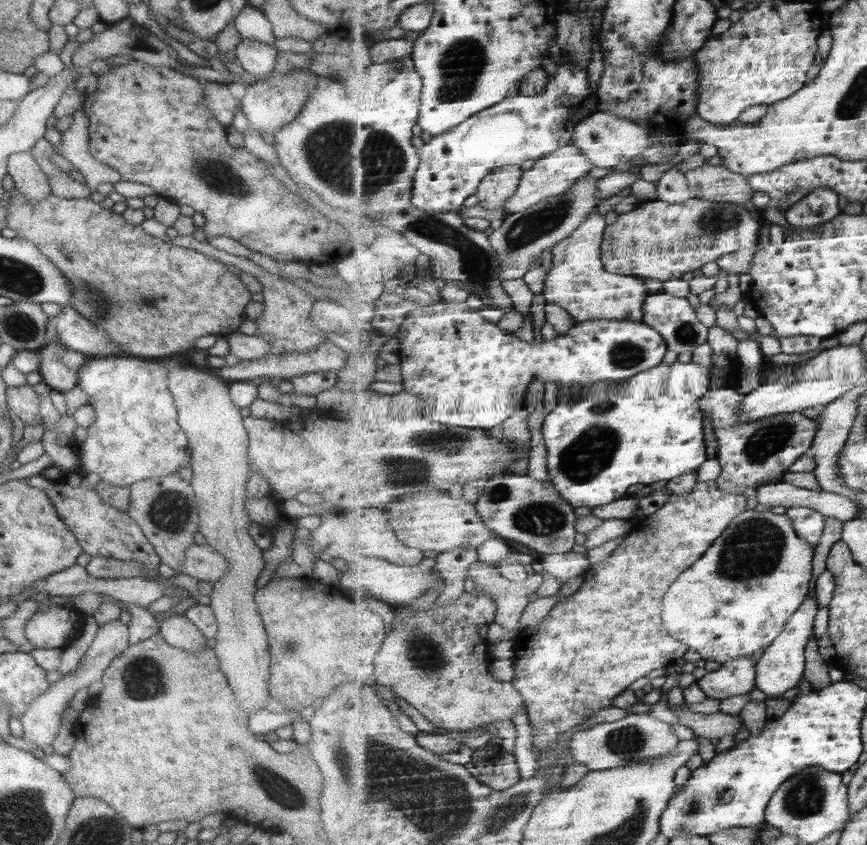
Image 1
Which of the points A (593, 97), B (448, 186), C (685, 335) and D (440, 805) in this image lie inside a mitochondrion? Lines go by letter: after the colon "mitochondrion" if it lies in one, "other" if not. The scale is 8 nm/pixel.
A: other
B: other
C: mitochondrion
D: mitochondrion

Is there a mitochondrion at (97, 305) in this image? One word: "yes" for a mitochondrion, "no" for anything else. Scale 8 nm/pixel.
yes

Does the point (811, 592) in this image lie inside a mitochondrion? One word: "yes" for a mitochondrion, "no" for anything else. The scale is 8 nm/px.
no

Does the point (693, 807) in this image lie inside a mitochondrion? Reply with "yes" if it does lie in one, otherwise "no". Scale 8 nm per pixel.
yes

